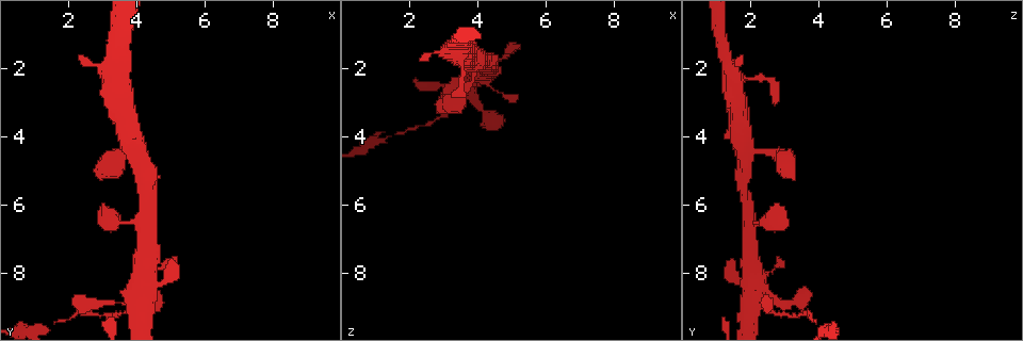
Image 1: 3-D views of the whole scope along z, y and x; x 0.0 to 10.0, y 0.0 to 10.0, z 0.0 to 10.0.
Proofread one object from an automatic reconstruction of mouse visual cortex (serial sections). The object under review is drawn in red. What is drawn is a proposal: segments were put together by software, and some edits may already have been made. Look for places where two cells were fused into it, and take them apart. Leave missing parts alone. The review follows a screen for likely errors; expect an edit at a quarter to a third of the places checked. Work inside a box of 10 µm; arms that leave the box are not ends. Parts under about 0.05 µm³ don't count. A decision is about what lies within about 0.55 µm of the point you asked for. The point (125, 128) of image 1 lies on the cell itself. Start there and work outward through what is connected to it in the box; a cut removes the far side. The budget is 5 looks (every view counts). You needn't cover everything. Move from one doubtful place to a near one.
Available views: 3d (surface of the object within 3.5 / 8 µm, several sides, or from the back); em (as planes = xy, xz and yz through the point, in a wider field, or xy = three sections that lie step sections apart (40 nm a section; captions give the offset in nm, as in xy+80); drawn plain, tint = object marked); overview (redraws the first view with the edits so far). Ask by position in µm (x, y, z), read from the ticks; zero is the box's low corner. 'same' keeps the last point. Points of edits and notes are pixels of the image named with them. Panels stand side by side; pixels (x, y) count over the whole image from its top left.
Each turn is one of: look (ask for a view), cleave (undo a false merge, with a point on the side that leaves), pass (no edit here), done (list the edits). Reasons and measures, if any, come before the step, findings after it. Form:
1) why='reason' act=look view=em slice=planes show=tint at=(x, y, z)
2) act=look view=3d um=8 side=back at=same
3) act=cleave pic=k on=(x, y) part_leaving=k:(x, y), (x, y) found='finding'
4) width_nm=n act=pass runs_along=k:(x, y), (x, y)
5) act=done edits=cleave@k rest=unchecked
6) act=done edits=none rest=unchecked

act=look view=3d um=3.5 at=(4.30, 6.45, 2.00)

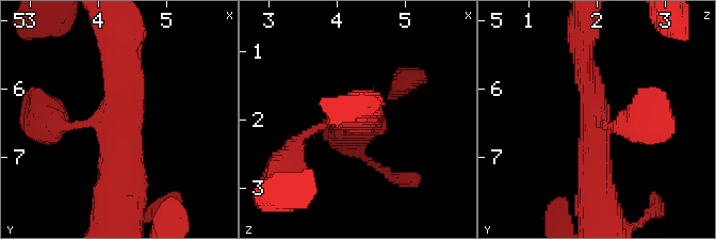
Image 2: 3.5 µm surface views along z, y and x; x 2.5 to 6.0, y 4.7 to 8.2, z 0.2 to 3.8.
arms=3 arm_widths_nm=100,300,500 why='shape alone is not enough' act=look view=em slice=planes show=tint at=(4.35, 6.45, 1.95)

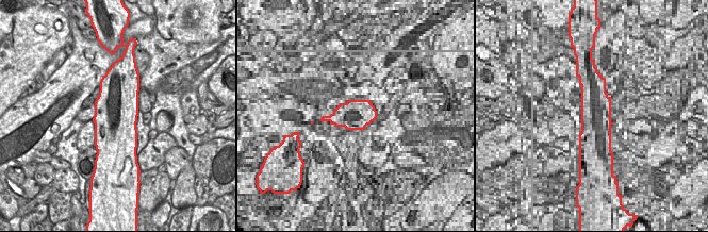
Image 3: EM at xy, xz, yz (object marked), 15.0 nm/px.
width_nm=650 act=pass runs_along=2:(581, 47), (595, 107), (595, 191) found='all the same cell'

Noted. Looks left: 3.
why='thin neck' act=look view=3d um=8 at=(4.00, 8.90, 2.35)

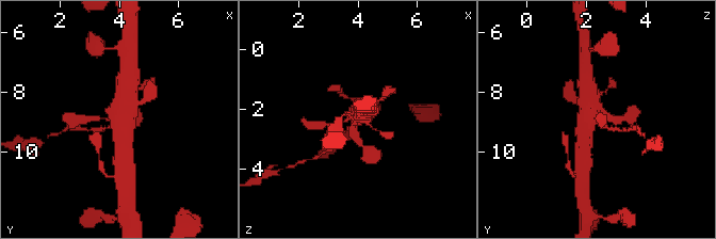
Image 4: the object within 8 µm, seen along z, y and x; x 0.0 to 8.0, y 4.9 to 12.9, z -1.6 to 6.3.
act=look view=em slice=xy step=5 show=tint at=same

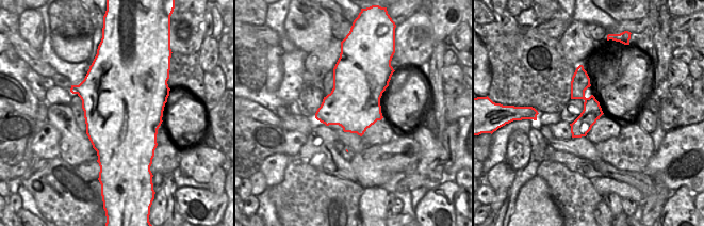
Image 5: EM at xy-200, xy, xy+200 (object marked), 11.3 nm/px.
width_nm=600 act=cleave pic=4 on=(613, 129) border=5:(600, 107), (590, 113), (583, 111) found='a second cell is stuck on'

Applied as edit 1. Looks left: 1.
act=done edits=cleave@4 rest=unchecked

